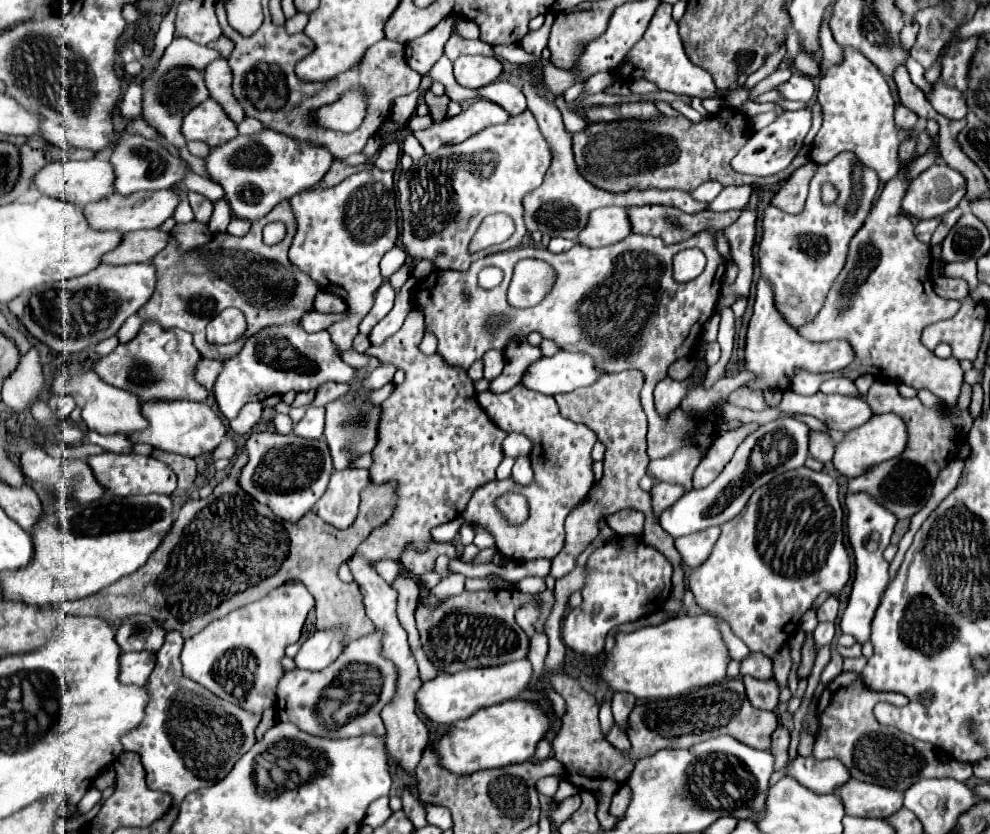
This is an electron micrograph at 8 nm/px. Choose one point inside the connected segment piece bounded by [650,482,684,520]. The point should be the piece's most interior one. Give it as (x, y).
(663, 494)

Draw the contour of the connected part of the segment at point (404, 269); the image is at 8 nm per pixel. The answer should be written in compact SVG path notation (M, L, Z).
M402 265L400 269L391 275L389 278L390 284L392 284L392 287L394 290L396 290L396 293L400 291L400 288L403 286L403 284L408 280L409 278L409 268L408 266Z

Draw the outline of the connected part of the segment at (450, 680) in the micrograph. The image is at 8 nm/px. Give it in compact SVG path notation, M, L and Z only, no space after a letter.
M516 660L508 664L500 664L496 668L474 668L462 670L456 674L438 674L436 680L424 682L416 694L420 710L438 724L452 724L458 720L466 720L474 712L488 708L492 704L500 704L504 700L512 700L522 694L532 682L532 664L528 660Z

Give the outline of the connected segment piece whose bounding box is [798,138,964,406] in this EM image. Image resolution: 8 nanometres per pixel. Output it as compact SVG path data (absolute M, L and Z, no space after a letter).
M908 138L900 144L900 150L898 150L900 172L892 180L886 182L868 220L864 222L860 232L854 236L854 240L850 244L848 264L844 266L844 272L840 272L836 284L832 286L832 292L828 294L824 308L812 320L812 324L806 324L804 328L800 328L798 334L804 338L844 338L852 344L852 348L856 348L856 360L848 368L844 368L838 376L856 380L862 374L872 374L874 378L880 378L880 380L886 378L892 382L904 382L916 390L928 388L932 394L936 394L948 406L956 406L960 388L964 384L964 370L962 370L960 362L954 357L936 358L920 342L922 328L932 322L946 320L948 316L954 316L960 308L960 302L944 300L935 293L932 279L928 276L928 268L932 264L930 246L916 238L912 220L902 212L902 198L910 186L908 166L916 160L916 146L918 146L916 138L914 140Z

